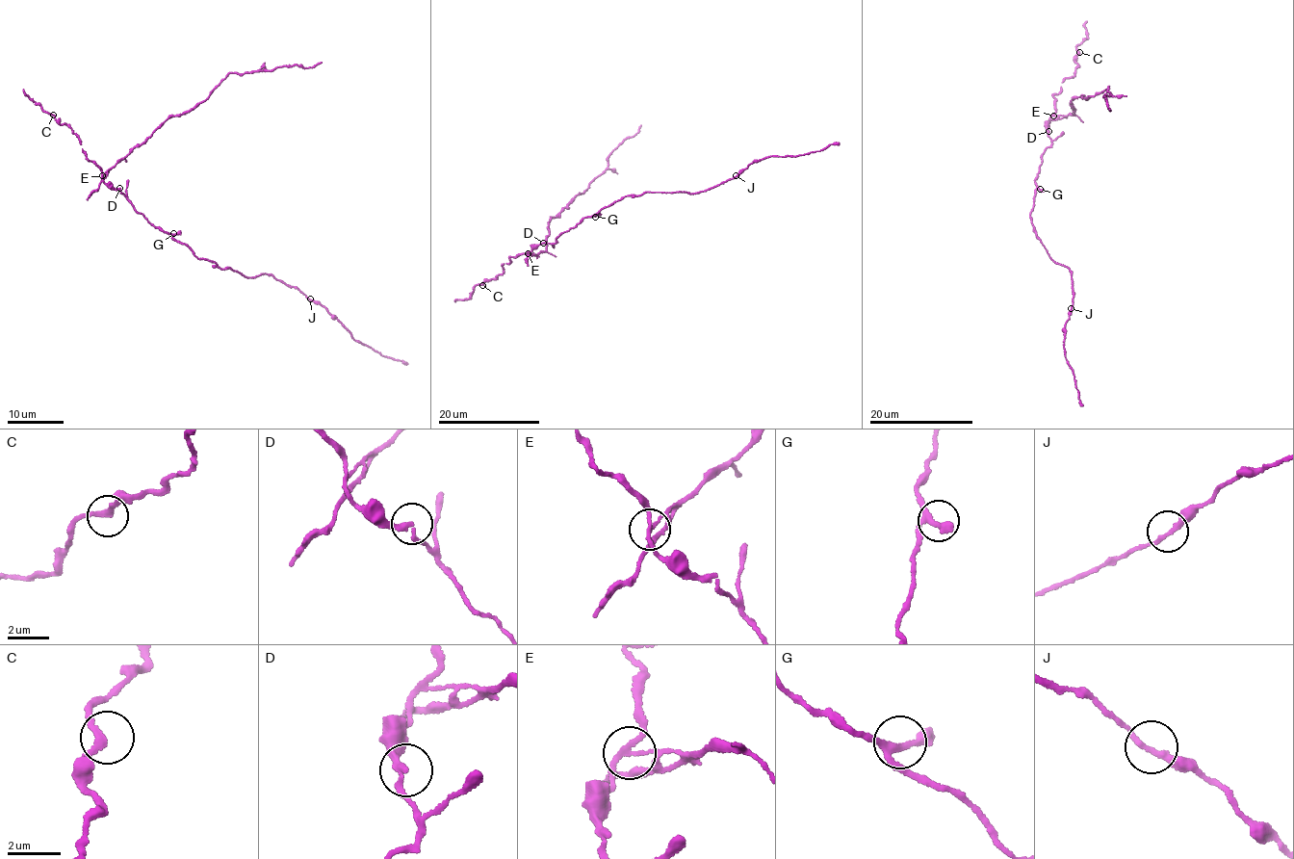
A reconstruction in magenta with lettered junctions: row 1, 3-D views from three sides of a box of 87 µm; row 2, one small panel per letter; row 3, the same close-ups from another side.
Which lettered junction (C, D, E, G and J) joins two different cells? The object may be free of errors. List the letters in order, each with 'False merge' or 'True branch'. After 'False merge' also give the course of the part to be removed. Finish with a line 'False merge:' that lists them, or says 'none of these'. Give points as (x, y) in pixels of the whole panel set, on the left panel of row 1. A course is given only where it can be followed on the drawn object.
C: True branch
D: True branch
E: False merge. Course of the part to remove: (101, 176), (168, 118), (193, 110), (209, 98), (228, 75), (284, 65), (314, 66), (322, 62)
G: True branch
J: True branch
False merge: E

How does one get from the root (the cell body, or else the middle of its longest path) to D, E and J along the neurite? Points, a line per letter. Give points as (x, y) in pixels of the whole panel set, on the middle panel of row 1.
D: (568, 231), (559, 235), (554, 244), (543, 243)
E: (568, 231), (559, 235), (554, 244), (543, 243), (528, 253)
J: (568, 231), (628, 195), (649, 192), (697, 193), (736, 175)

